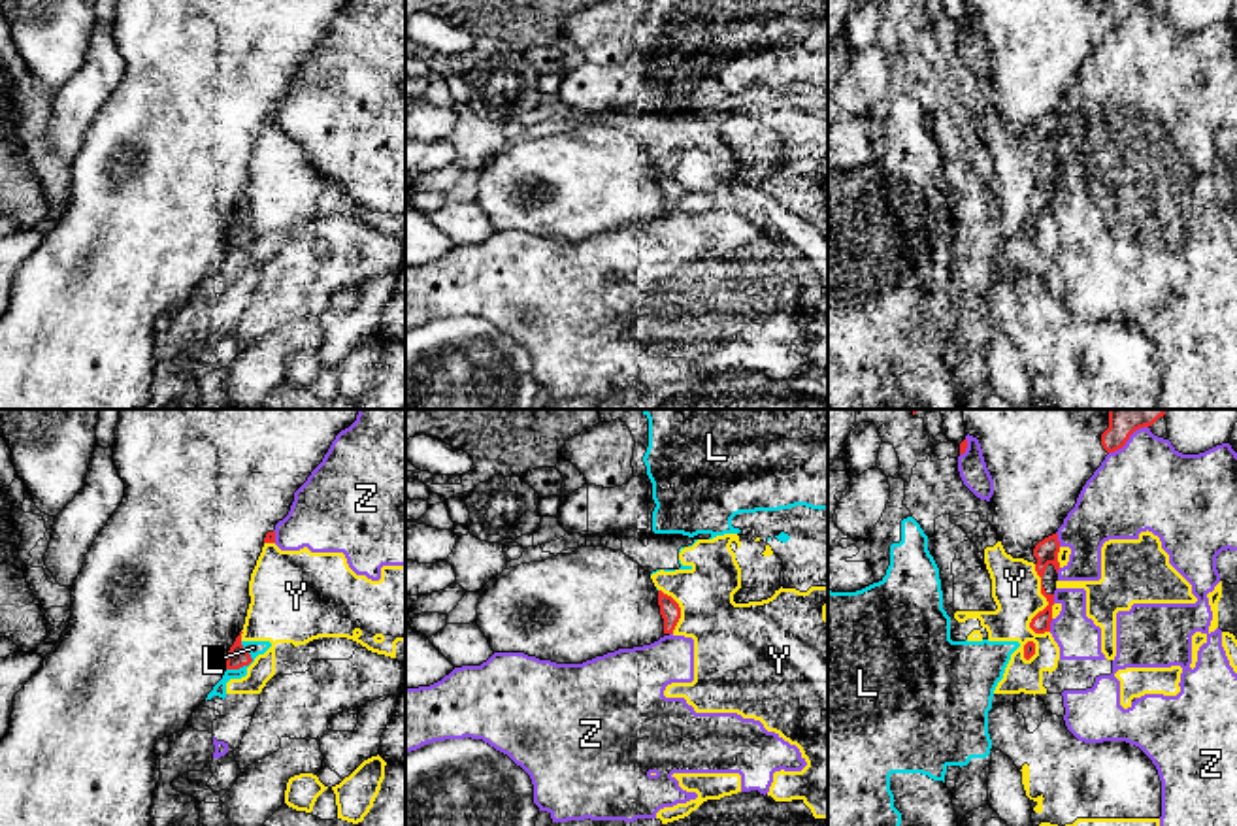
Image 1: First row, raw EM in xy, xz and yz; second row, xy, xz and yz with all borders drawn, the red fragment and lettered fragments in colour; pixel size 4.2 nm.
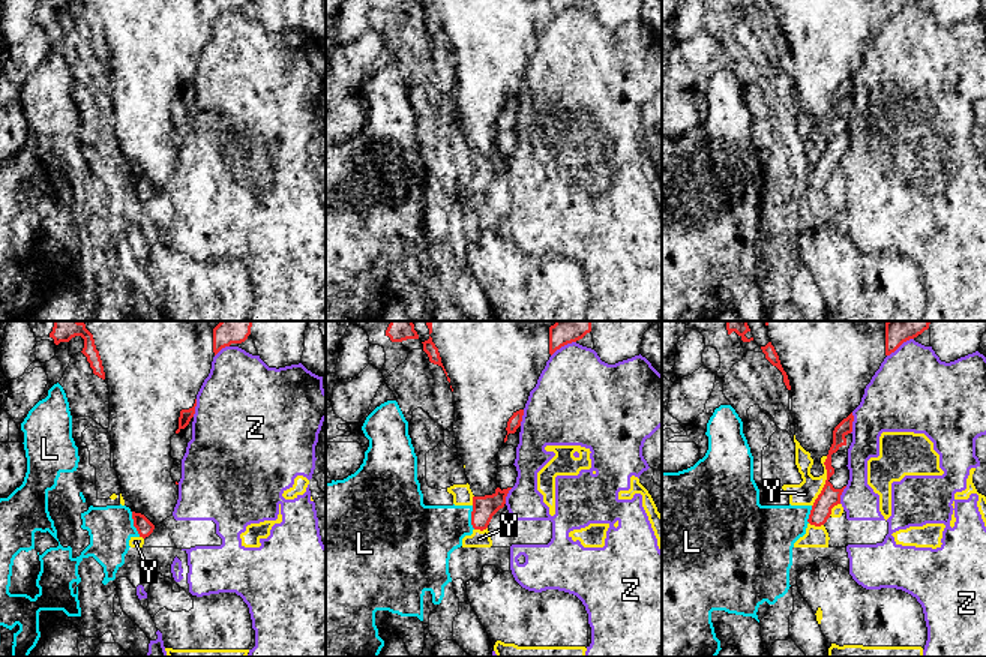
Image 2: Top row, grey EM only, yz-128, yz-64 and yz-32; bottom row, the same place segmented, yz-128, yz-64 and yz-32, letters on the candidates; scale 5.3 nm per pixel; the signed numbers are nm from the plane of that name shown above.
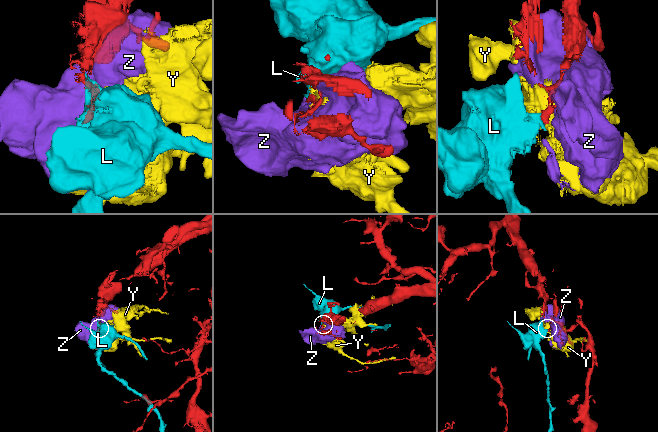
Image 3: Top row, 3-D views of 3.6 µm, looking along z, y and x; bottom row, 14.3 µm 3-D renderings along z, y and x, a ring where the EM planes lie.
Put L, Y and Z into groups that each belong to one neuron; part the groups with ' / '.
L / Y Z

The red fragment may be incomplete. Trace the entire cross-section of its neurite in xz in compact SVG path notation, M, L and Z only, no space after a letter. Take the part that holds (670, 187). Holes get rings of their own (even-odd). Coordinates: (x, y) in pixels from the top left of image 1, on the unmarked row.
M581 124L545 140L520 141L492 155L481 168L477 204L494 230L524 230L556 241L583 241L618 226L634 226L673 211L679 181L658 168L622 128Z

